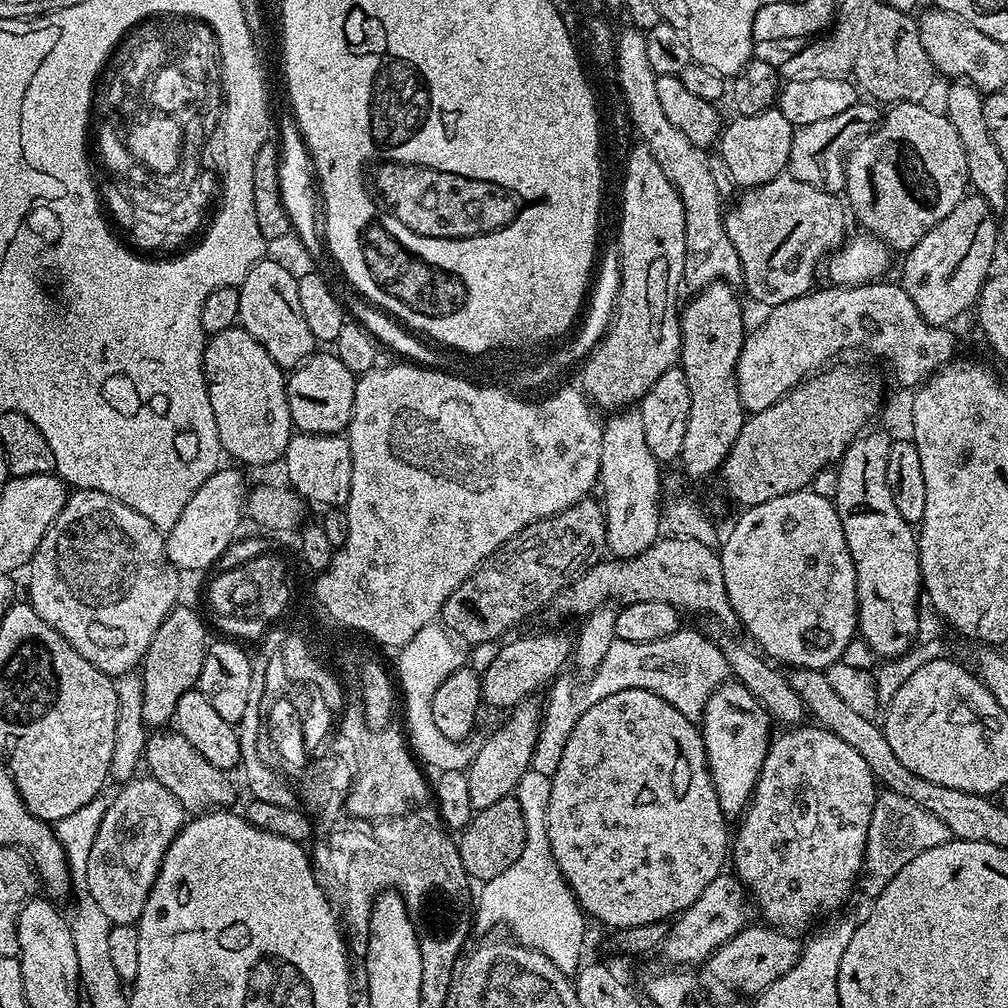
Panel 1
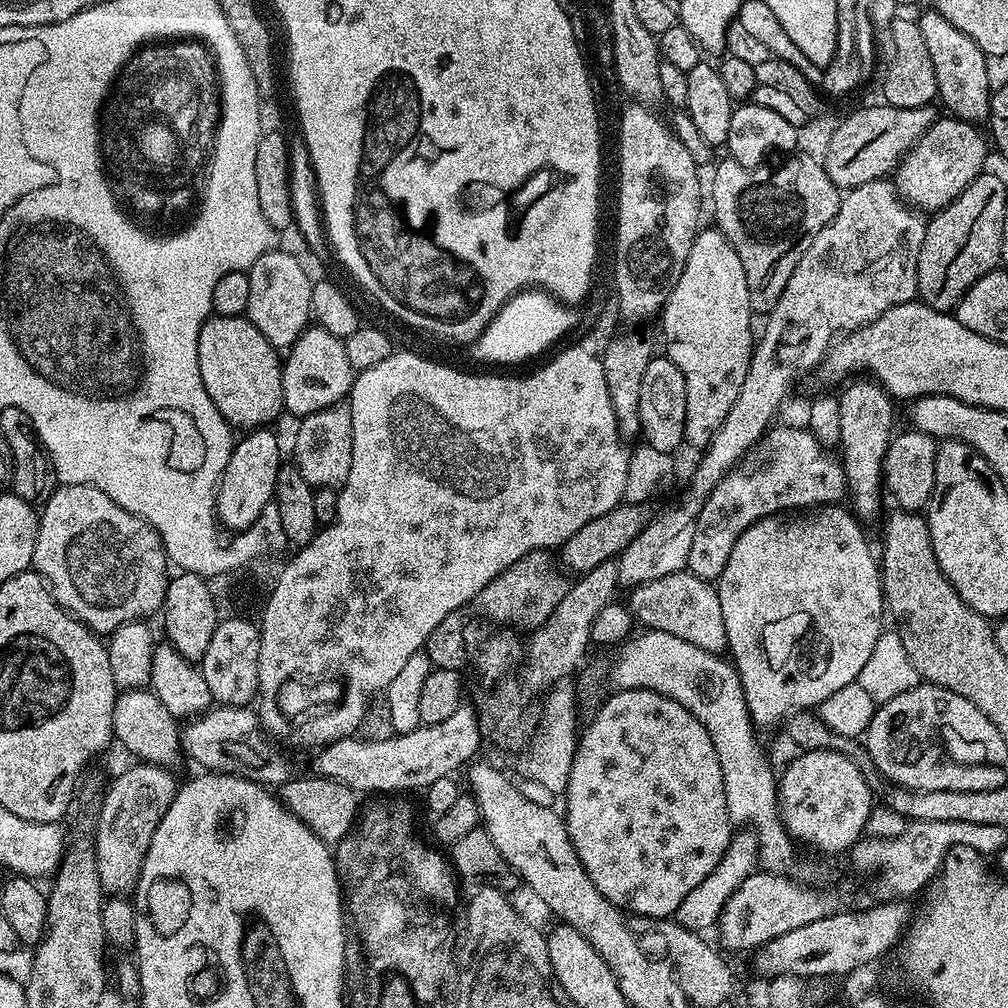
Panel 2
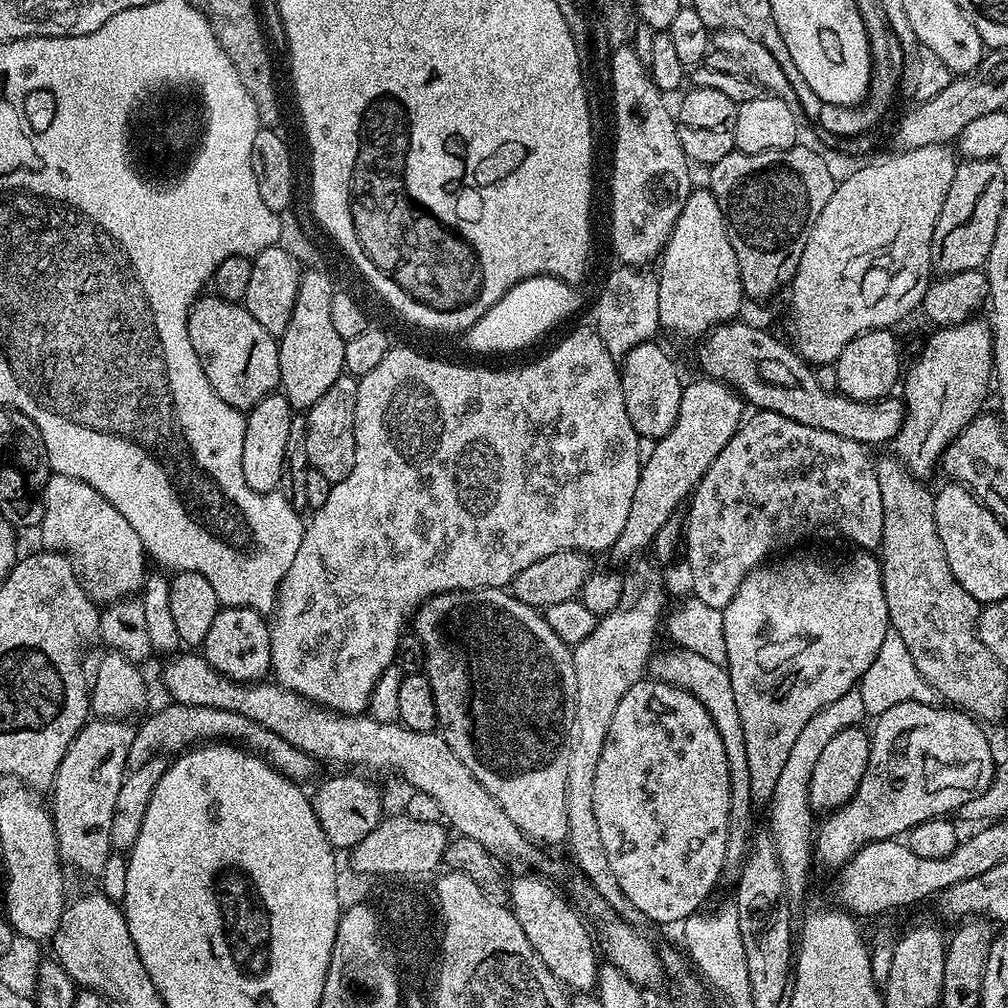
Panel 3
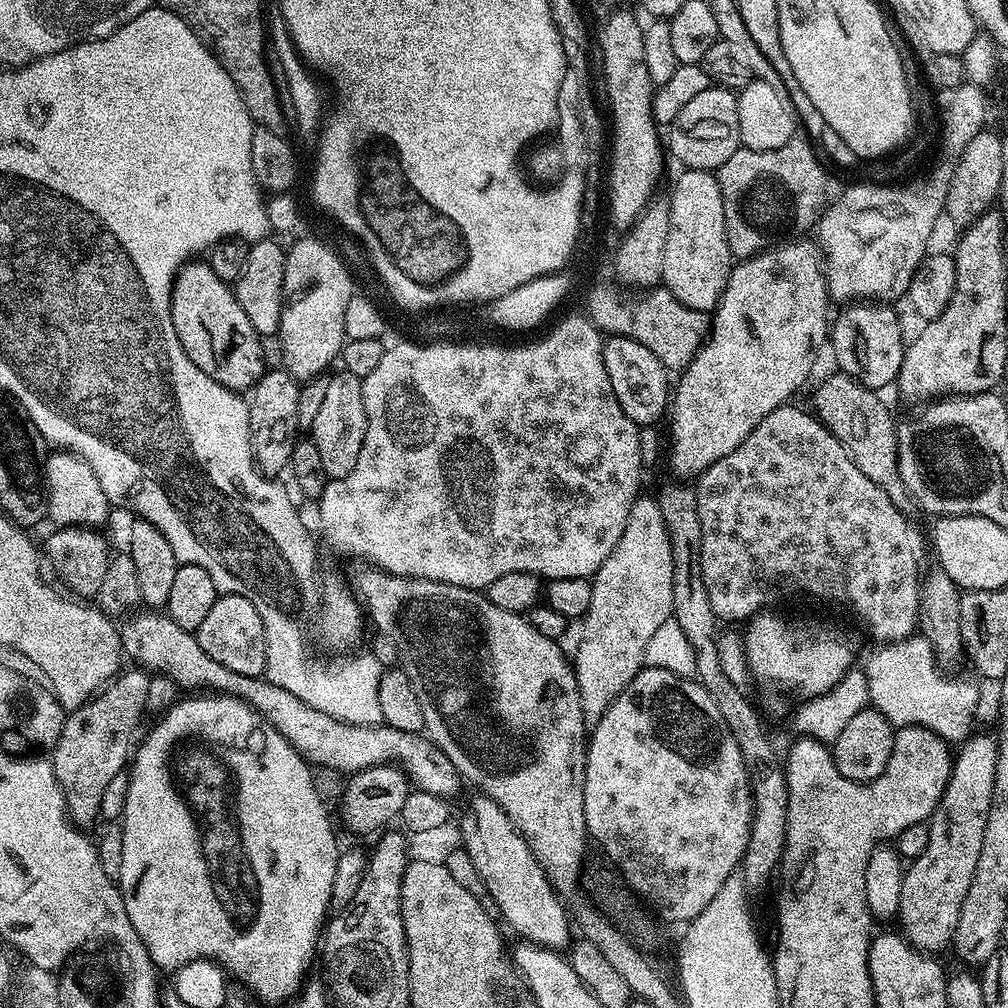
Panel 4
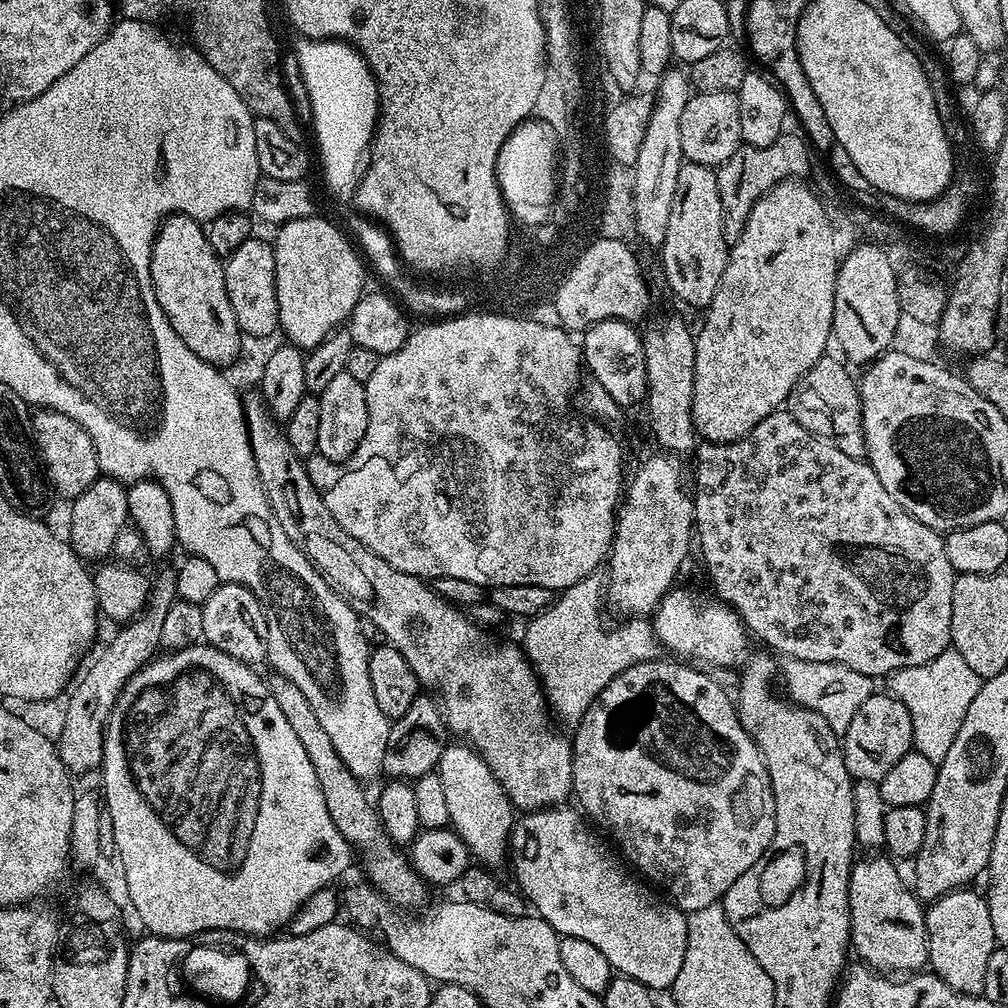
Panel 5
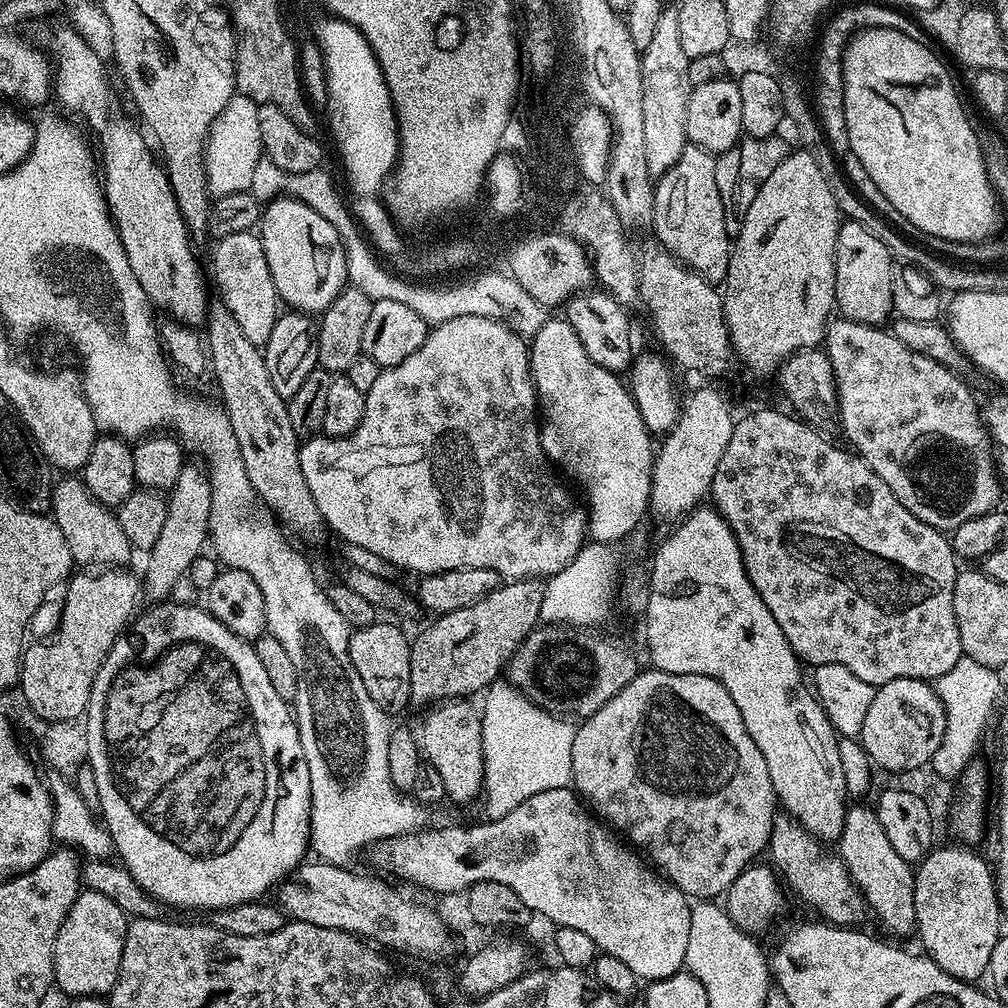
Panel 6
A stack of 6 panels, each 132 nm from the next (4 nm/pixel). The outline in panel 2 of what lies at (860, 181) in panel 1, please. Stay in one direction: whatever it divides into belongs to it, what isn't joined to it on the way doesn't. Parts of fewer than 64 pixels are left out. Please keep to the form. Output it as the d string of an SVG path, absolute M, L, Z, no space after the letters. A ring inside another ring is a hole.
M947 119L935 120L926 130L926 134L922 134L919 142L900 159L900 163L894 169L894 183L900 199L924 214L935 214L951 200L958 198L958 194L962 194L962 190L966 190L966 186L970 186L970 182L974 182L974 178L985 171L984 159L988 156L988 148L990 152L989 141L977 125L967 124L965 120Z

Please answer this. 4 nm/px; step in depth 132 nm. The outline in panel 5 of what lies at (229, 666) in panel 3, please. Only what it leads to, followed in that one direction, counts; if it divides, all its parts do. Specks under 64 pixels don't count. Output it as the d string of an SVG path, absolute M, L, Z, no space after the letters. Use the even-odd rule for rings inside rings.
M221 583L202 606L204 640L238 662L263 665L268 659L268 627L258 598L246 586Z

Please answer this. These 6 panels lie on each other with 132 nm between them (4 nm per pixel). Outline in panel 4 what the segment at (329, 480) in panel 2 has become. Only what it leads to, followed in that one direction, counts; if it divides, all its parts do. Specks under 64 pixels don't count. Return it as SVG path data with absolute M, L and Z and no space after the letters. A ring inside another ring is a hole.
M343 370L329 375L329 386L314 419L310 439L318 446L318 458L322 458L322 470L329 480L341 480L354 470L358 454L362 454L362 442L366 438L366 406L362 398L362 381Z

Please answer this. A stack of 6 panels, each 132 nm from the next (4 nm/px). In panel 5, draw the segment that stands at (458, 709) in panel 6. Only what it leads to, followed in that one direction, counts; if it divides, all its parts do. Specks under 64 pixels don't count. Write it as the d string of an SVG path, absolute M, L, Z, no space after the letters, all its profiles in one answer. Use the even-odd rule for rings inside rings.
M464 742L452 743L456 744L445 743L441 747L438 765L438 774L446 793L446 807L450 810L448 823L451 831L457 832L467 846L473 861L496 870L506 860L508 838L514 823L512 802L494 778L490 766L486 766L484 759L473 748Z

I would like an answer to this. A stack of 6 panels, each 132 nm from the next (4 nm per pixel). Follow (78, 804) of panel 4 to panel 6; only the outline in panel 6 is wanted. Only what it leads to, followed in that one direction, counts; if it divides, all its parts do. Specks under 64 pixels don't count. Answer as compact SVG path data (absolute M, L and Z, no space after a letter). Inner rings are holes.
M192 462L185 463L178 474L178 482L166 496L168 509L166 522L162 525L162 534L158 542L147 553L148 569L142 572L142 596L148 602L164 602L169 599L178 582L178 578L188 575L190 566L205 551L209 543L208 523L212 509L212 487L208 473Z

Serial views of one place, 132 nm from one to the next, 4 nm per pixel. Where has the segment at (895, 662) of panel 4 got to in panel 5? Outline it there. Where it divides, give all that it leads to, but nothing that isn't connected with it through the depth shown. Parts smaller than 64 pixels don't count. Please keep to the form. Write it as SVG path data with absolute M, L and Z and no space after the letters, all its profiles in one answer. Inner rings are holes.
M951 646L942 654L938 654L938 658L934 658L922 666L900 668L886 680L887 691L891 695L897 696L902 702L902 706L906 706L906 710L910 710L912 742L915 751L930 758L930 762L937 766L946 758L950 745L953 744L954 737L962 726L962 718L966 718L966 710L970 710L970 702L974 702L974 694L978 694L981 683L982 677L974 674L974 670L970 670L970 665L966 663L966 658L962 658L962 654L958 654L956 649Z

